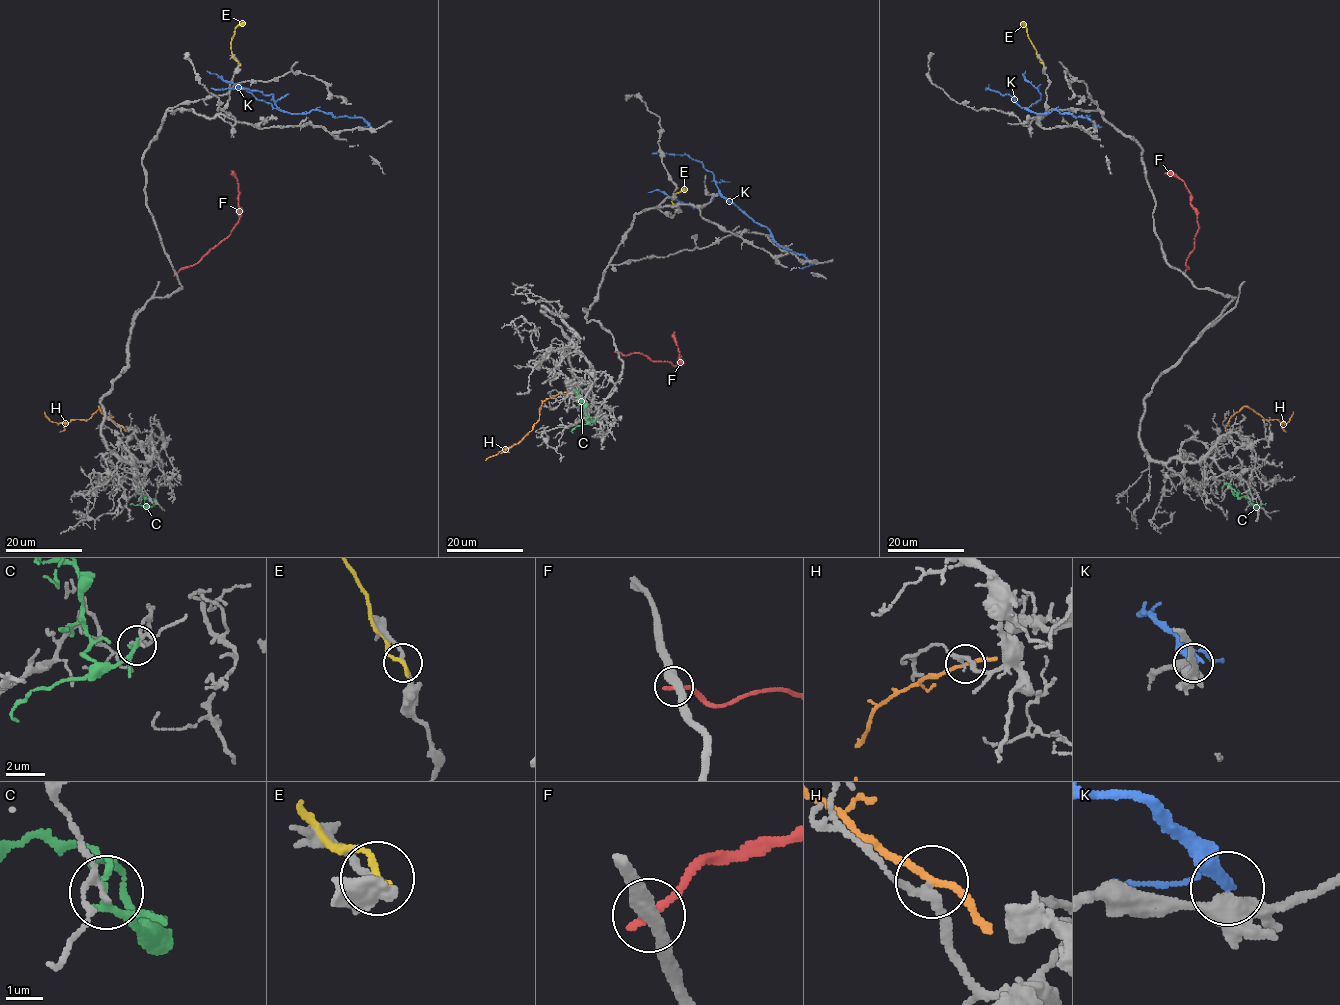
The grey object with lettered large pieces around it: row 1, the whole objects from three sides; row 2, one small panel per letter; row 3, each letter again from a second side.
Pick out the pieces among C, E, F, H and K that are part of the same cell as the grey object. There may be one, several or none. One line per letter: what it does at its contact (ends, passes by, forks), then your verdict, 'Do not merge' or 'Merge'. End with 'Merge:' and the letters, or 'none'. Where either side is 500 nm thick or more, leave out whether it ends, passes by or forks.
C: It ends there. Do not merge
E: It ends there. Do not merge
F: It ends there. Do not merge
H: It passes by. Do not merge
K: It passes by. Do not merge
Merge: none

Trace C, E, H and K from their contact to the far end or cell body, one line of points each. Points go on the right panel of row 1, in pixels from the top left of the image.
C: (1250, 502), (1254, 506), (1249, 498), (1239, 497), (1227, 484), (1222, 487)
E: (1042, 63), (1021, 22)
H: (1226, 425), (1244, 407), (1280, 423), (1289, 421), (1293, 411)
K: (1095, 127), (1088, 118), (1055, 110), (1031, 112), (1010, 95), (986, 88)

